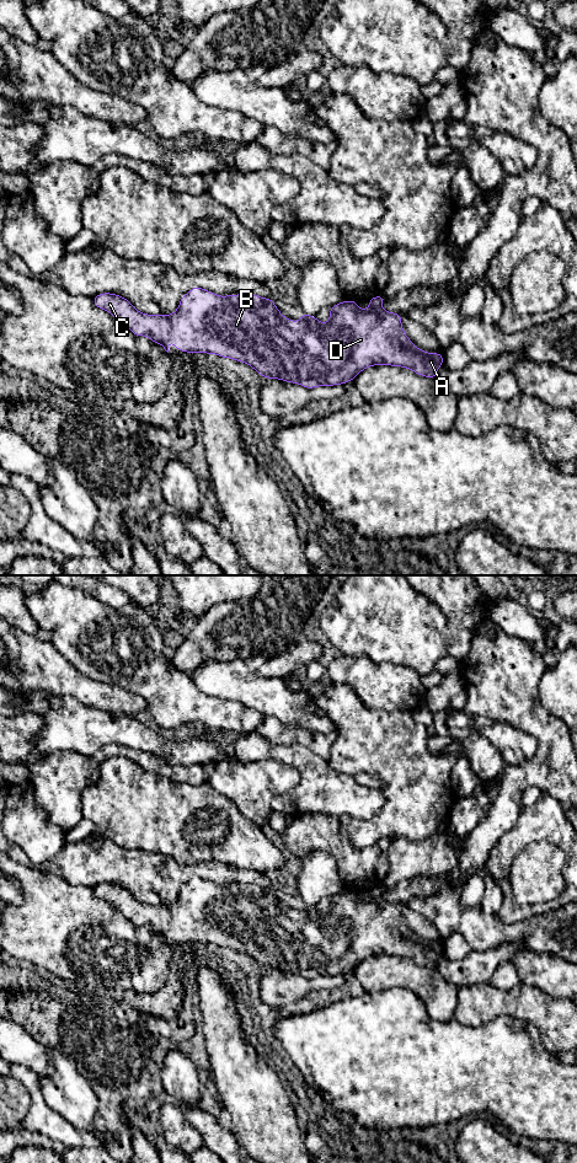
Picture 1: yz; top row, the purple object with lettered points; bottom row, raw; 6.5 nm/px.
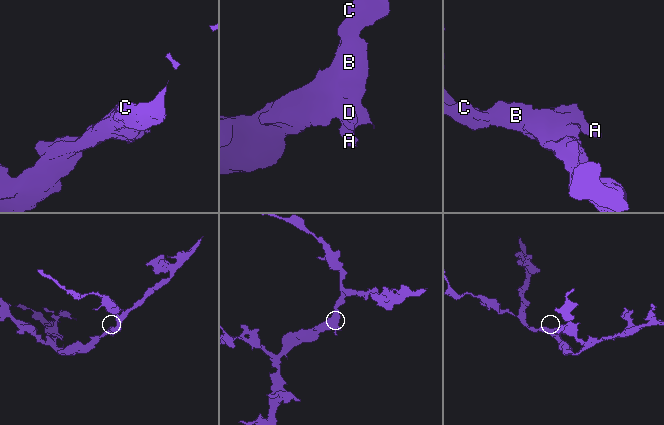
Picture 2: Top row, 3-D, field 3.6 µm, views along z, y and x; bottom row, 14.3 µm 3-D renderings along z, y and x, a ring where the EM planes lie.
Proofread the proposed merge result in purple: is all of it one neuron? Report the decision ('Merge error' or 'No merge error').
No merge error

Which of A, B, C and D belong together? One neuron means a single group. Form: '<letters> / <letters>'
A B C D

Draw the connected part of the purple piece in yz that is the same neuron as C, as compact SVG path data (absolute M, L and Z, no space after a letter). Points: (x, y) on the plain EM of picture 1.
M201 877L183 884L177 900L169 905L139 902L128 889L112 883L92 888L97 899L103 899L138 927L149 927L169 943L172 929L176 939L187 943L217 944L253 958L266 969L299 974L305 979L344 975L374 955L401 956L420 966L436 970L438 958L444 955L443 943L427 943L417 938L402 920L401 904L381 899L383 884L369 889L369 899L360 900L354 890L330 896L330 910L321 913L305 902L299 912L284 907L271 888L256 884L219 886Z

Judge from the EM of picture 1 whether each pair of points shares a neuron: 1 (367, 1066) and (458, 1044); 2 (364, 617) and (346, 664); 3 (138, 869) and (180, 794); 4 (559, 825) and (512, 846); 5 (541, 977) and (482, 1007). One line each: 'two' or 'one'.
1: one
2: two
3: two
4: one
5: two

